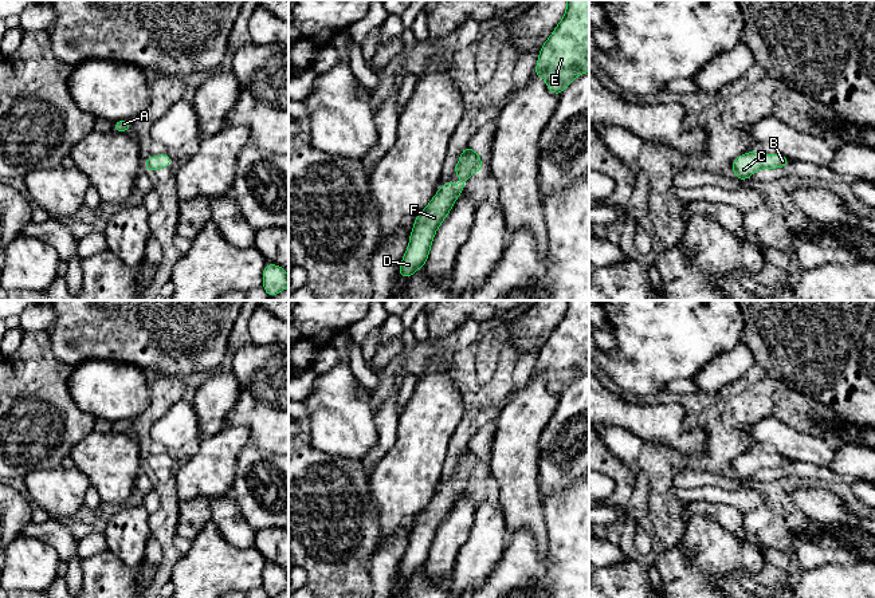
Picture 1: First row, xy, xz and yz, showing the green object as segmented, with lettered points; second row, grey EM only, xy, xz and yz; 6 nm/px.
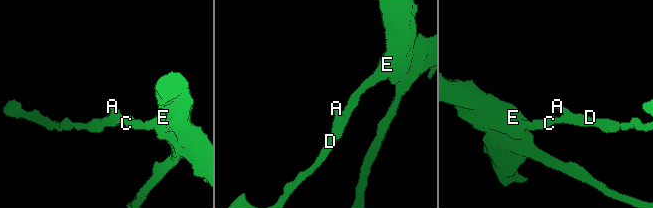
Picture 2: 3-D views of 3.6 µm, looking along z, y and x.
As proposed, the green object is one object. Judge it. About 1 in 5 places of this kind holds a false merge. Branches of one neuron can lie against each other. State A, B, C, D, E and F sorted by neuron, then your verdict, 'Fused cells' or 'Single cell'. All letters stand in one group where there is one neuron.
Groups: A B C D E F. Single cell

